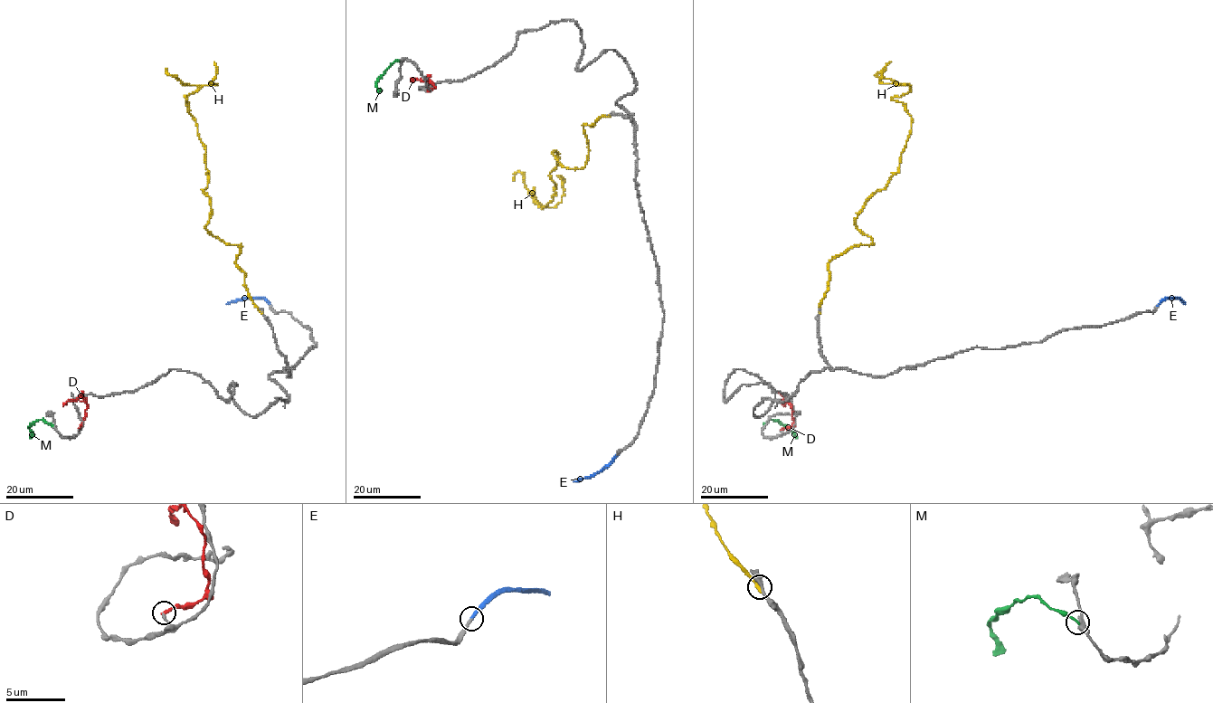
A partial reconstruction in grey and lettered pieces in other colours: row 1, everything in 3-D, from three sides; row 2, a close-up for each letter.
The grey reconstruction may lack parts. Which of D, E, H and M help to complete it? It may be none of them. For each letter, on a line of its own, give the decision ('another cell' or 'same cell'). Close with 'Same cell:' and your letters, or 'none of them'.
D: another cell
E: same cell
H: another cell
M: another cell
Same cell: E

